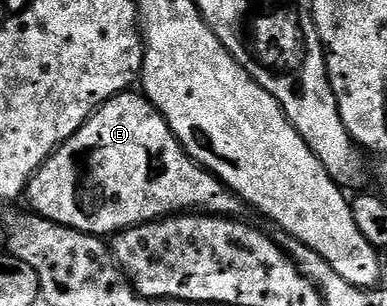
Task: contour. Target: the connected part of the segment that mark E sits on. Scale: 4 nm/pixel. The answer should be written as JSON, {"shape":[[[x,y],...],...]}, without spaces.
{"shape":[[[135,89],[123,91],[117,97],[113,97],[109,101],[105,101],[94,111],[89,118],[81,125],[81,129],[77,129],[77,133],[73,133],[73,137],[69,137],[69,141],[65,141],[51,154],[37,169],[37,173],[29,182],[27,182],[27,190],[25,192],[25,200],[32,212],[41,217],[45,217],[54,223],[65,225],[74,231],[84,231],[90,235],[100,237],[114,237],[121,231],[128,231],[130,227],[137,227],[141,223],[152,223],[158,219],[165,219],[173,215],[181,215],[184,213],[202,213],[204,215],[217,215],[221,219],[238,220],[243,214],[248,214],[249,208],[235,192],[229,190],[227,186],[217,178],[213,172],[207,171],[197,162],[194,157],[177,141],[177,137],[173,133],[173,129],[169,129],[169,125],[165,121],[165,117],[161,117],[161,113],[151,102],[147,96]]]}

